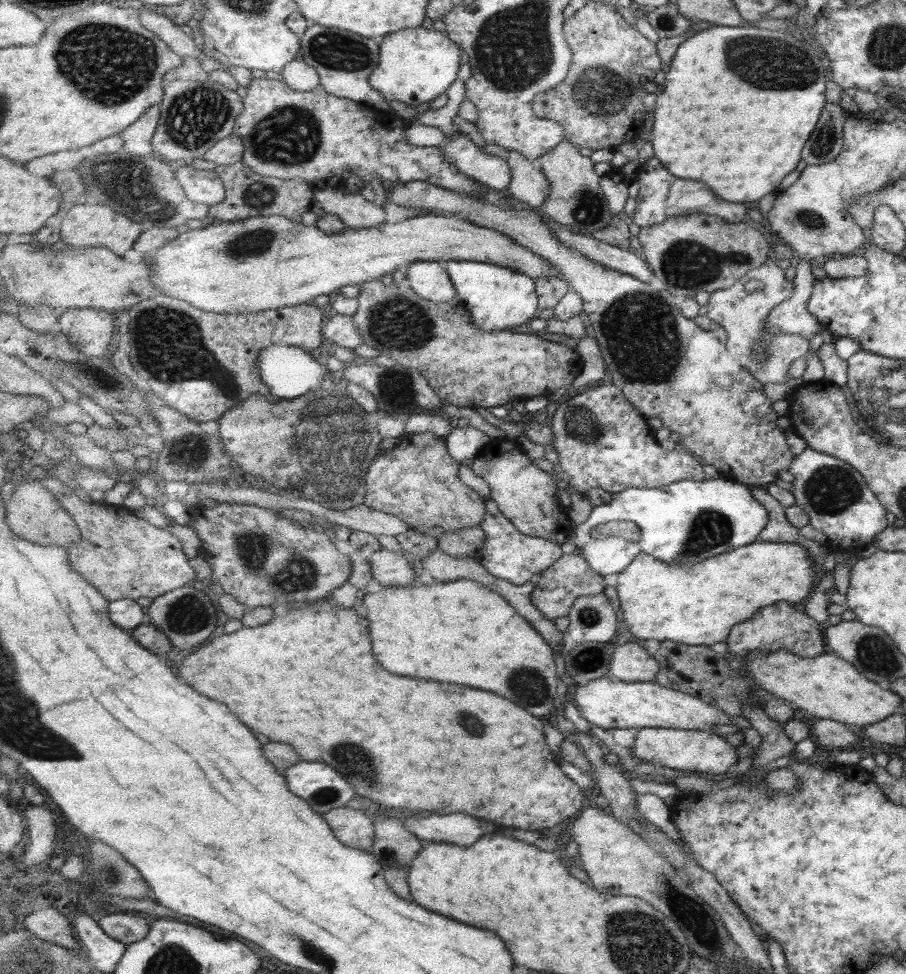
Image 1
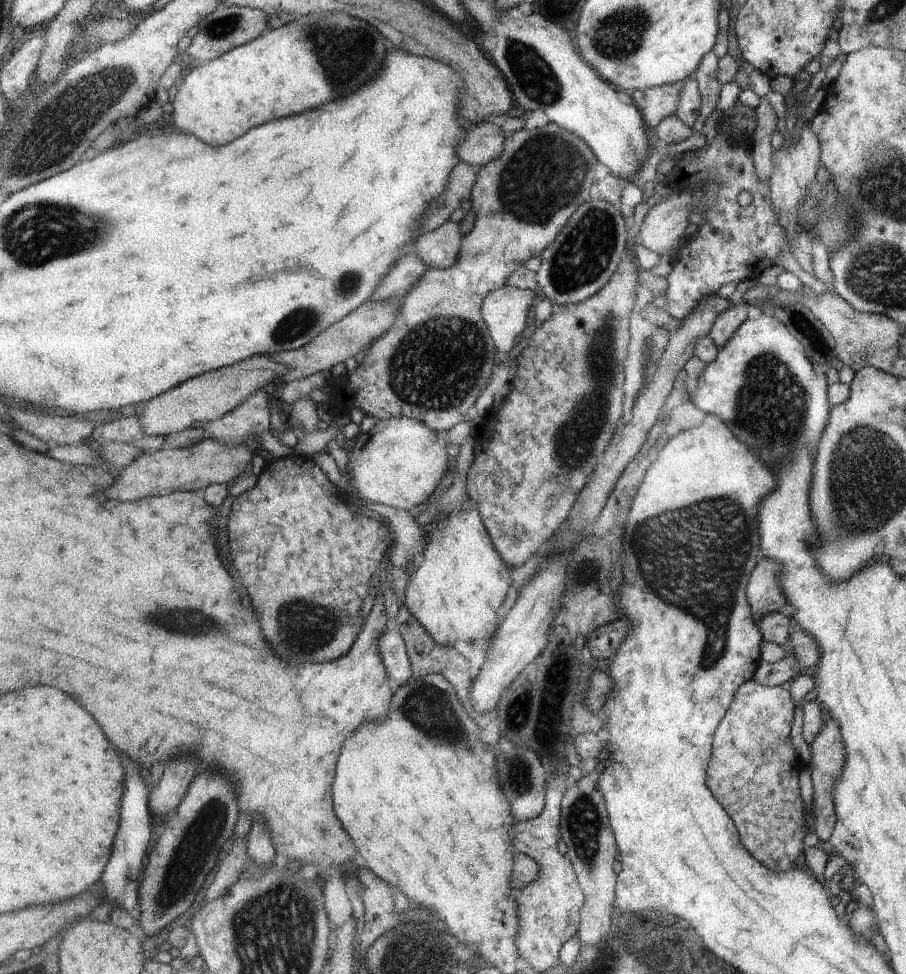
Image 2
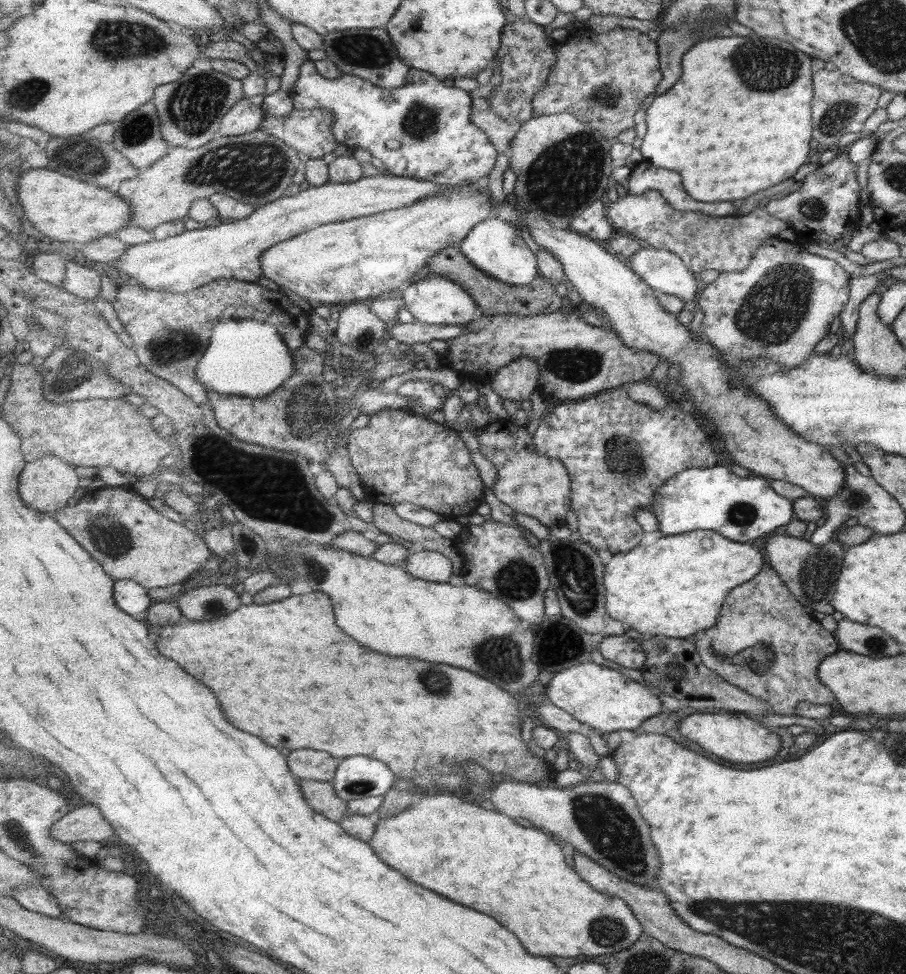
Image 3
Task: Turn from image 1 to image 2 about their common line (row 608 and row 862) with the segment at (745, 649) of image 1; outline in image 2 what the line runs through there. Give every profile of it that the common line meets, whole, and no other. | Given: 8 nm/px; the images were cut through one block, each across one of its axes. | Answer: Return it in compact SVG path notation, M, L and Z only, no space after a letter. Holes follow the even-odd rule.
M751 678L735 691L731 700L731 708L727 716L723 716L723 724L719 724L719 732L715 732L715 756L711 756L711 768L707 768L707 788L715 792L715 798L723 808L727 808L727 816L735 820L735 828L739 828L739 841L759 864L774 873L782 873L799 866L803 856L804 808L797 776L804 767L793 750L789 740L789 728L797 706L784 686L763 686Z

